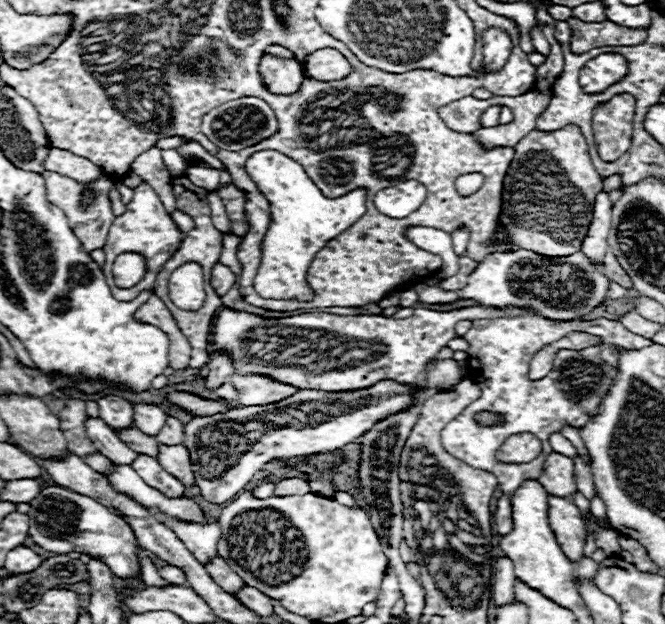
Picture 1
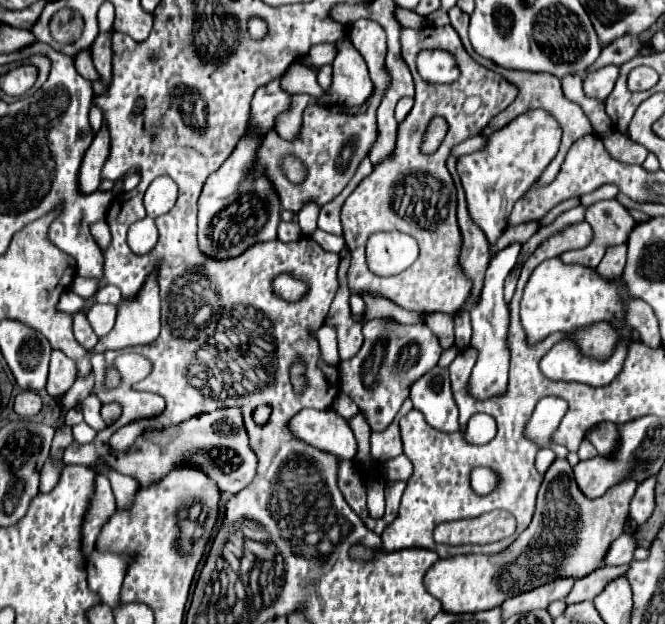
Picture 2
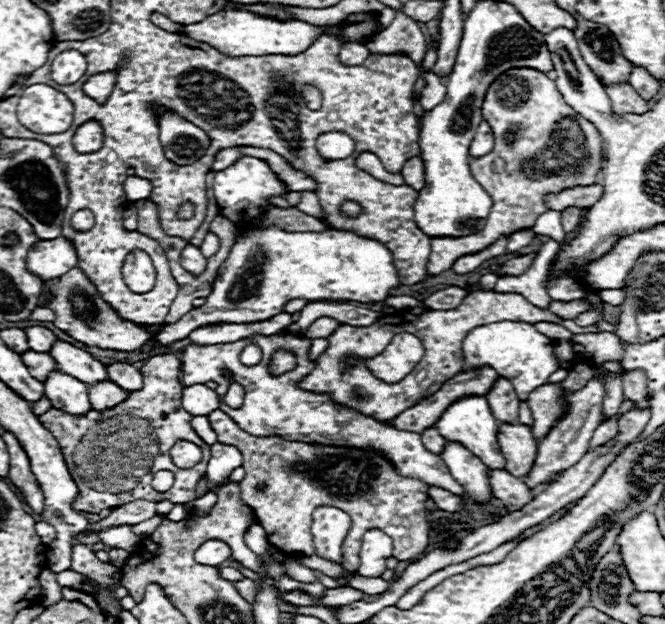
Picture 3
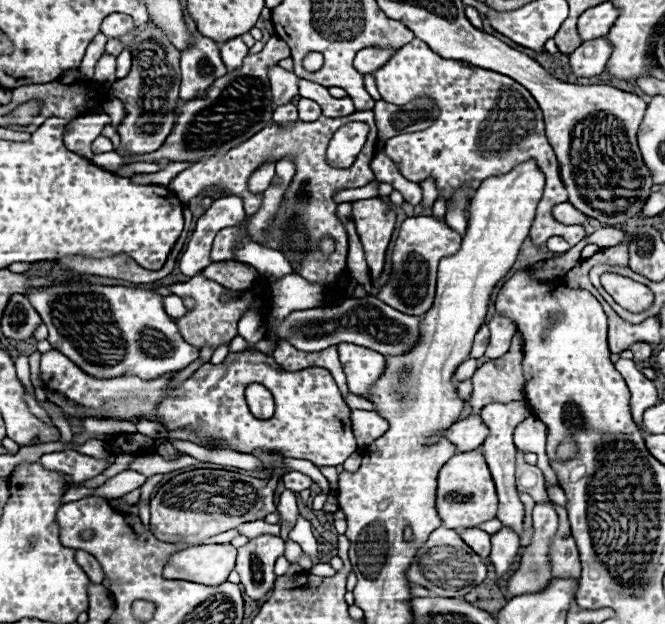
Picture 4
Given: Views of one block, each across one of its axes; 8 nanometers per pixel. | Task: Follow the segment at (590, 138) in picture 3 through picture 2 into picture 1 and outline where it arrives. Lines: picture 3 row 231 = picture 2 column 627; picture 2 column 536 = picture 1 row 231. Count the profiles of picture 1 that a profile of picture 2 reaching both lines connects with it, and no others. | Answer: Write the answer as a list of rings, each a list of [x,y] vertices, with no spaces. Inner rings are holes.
[[[566,126],[554,132],[534,130],[526,134],[514,146],[514,158],[502,184],[502,232],[508,242],[524,250],[532,250],[542,256],[570,256],[580,250],[580,244],[588,232],[592,220],[592,208],[598,192],[602,190],[602,178],[598,176],[586,140],[578,126]]]

